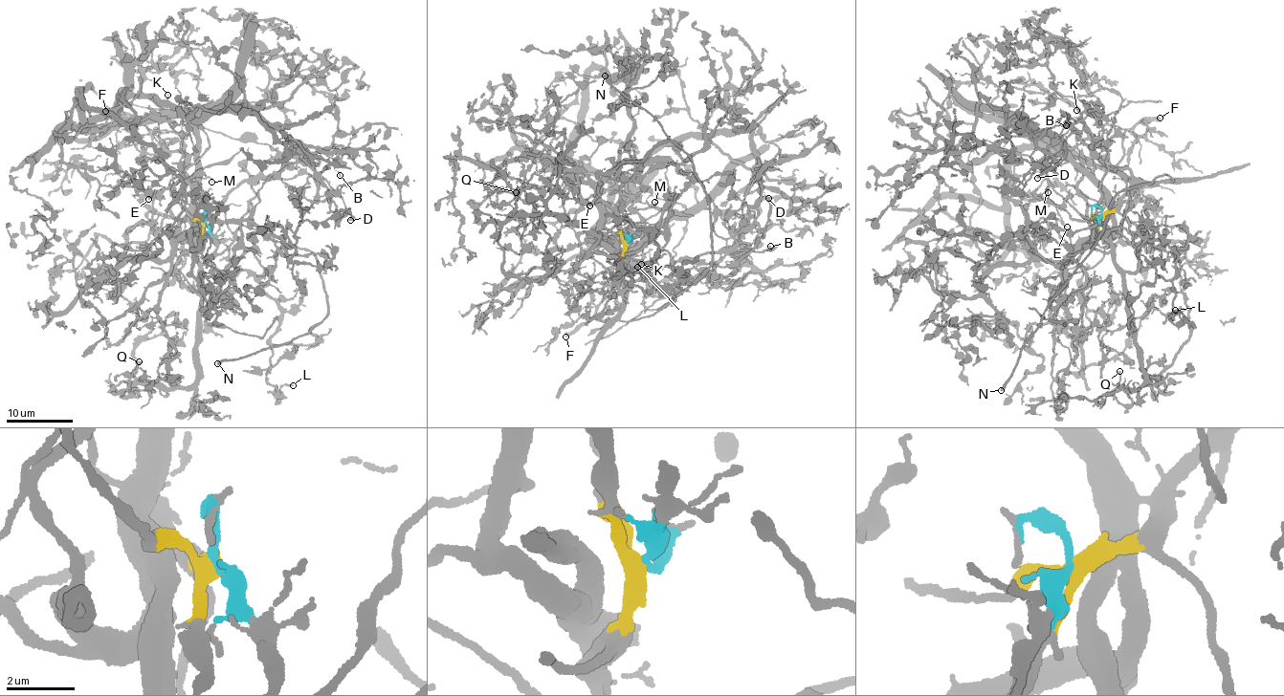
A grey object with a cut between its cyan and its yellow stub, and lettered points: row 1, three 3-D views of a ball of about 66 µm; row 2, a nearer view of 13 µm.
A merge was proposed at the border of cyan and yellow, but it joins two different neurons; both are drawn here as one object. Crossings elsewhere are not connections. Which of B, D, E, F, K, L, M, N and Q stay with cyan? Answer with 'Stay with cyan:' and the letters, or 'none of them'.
Stay with cyan: L, Q

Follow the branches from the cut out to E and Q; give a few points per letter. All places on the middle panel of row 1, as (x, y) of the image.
E: (627, 242), (613, 212), (618, 206), (613, 203), (588, 206)
Q: (627, 242), (627, 220), (596, 234), (563, 216), (522, 216), (513, 190), (490, 187), (501, 177), (517, 192)

